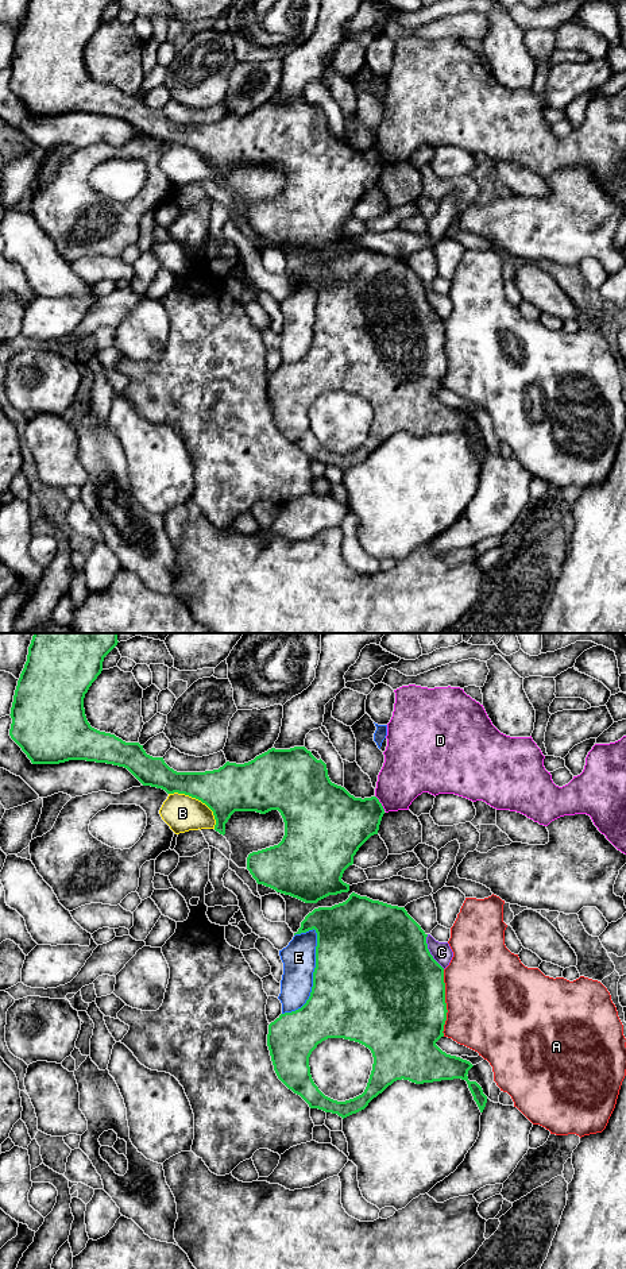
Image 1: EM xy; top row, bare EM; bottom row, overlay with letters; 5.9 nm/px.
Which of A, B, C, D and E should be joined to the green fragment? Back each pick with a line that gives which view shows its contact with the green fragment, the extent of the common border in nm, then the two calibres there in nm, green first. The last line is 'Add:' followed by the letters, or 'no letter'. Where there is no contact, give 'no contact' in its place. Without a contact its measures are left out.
Add: no letter

